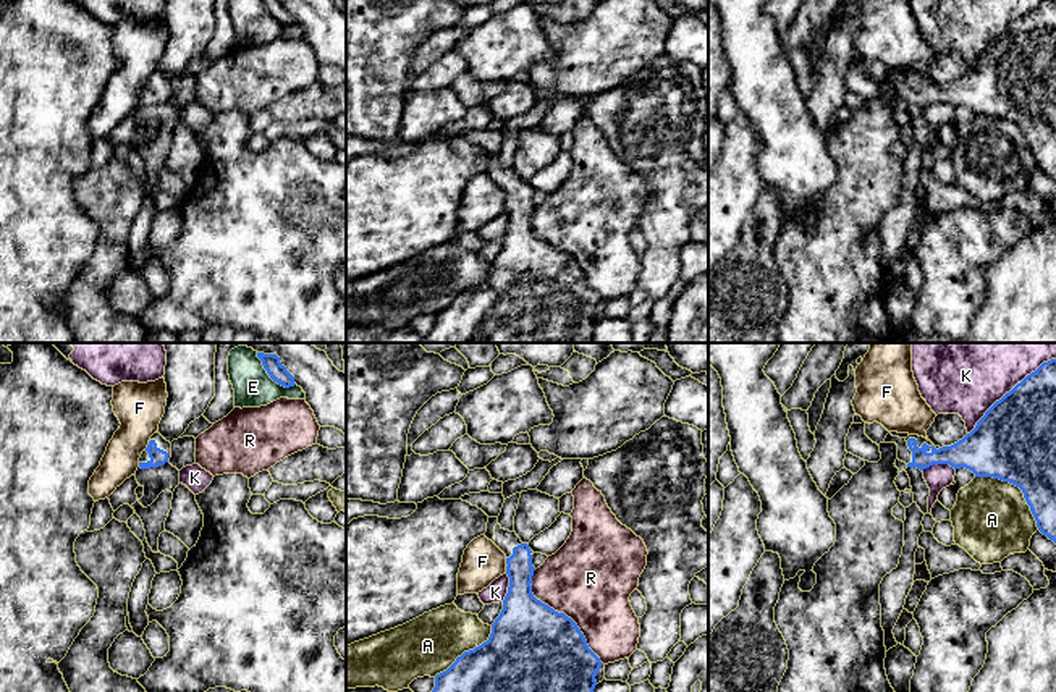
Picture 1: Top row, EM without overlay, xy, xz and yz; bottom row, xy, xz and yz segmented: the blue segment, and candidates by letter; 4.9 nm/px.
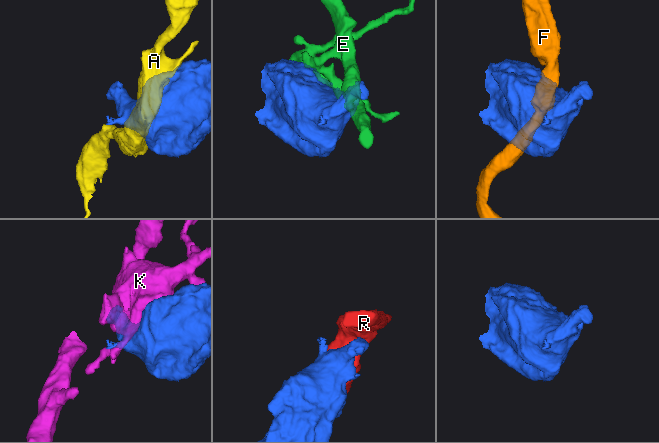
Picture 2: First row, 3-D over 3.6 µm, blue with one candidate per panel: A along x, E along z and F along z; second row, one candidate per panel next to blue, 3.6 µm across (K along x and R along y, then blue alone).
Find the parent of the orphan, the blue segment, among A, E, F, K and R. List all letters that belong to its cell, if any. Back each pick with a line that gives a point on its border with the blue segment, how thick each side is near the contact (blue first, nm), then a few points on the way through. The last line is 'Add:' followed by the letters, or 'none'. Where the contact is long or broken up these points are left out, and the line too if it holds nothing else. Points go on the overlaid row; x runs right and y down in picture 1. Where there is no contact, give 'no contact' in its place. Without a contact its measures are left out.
Add: none

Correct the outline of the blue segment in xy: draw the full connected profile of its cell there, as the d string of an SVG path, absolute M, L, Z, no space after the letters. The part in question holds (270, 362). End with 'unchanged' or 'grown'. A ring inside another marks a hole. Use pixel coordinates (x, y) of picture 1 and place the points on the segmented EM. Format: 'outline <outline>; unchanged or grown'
outline M257 352L257 357L262 361L264 369L270 375L273 382L278 385L289 388L294 386L294 377L286 370L286 367L280 362L277 354L264 354Z; unchanged

